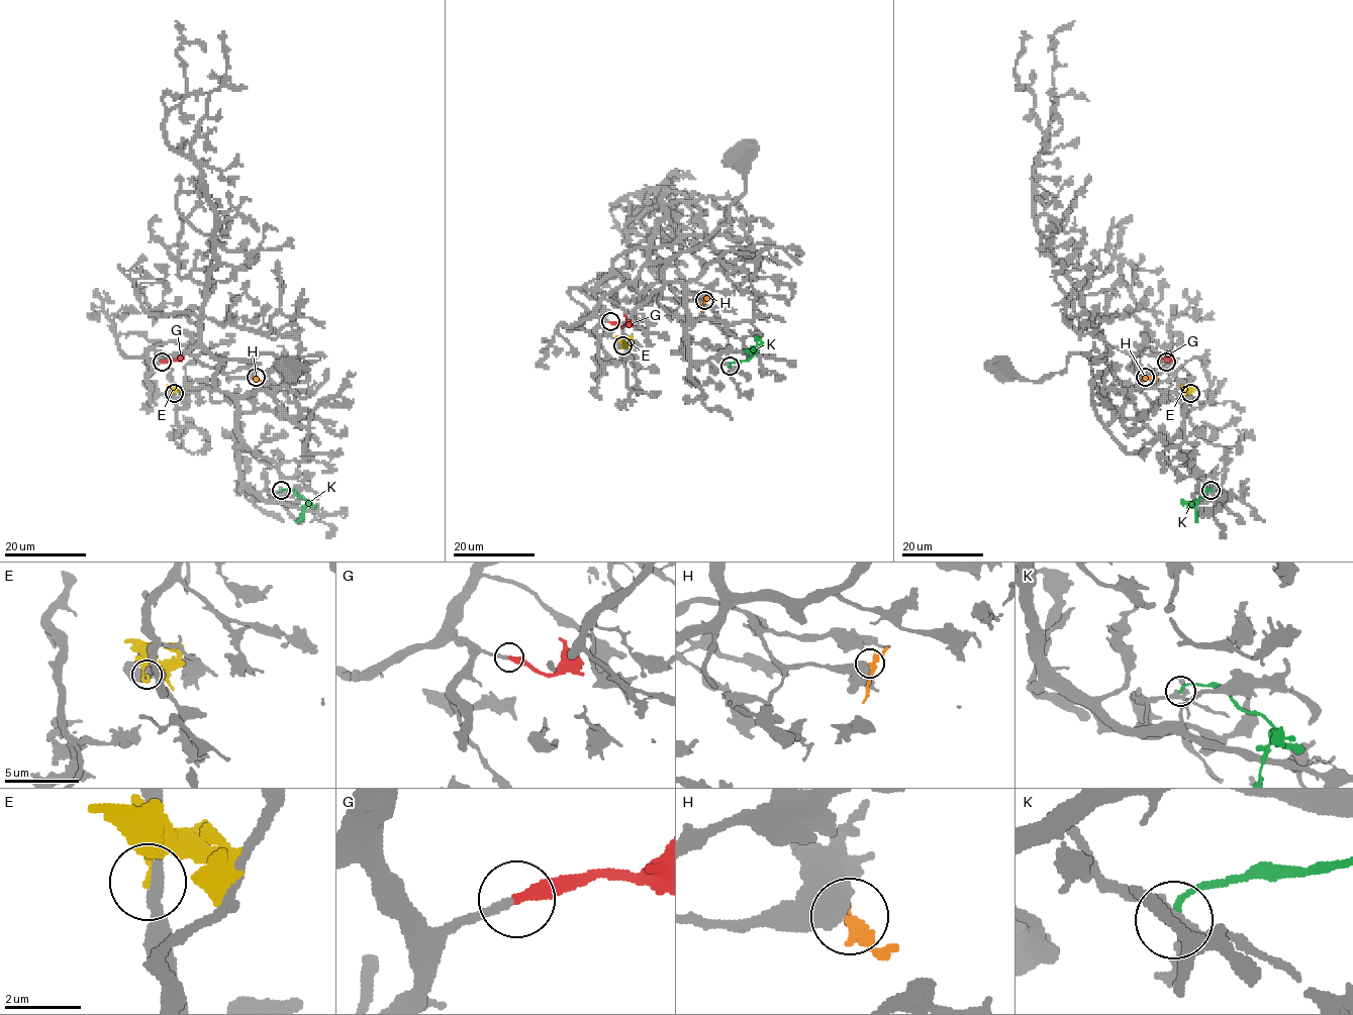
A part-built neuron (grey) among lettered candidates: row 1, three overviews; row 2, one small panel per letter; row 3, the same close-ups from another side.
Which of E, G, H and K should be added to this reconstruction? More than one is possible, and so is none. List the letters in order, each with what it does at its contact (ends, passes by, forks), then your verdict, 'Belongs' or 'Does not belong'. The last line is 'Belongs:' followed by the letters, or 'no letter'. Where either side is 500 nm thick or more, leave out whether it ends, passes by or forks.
E: It ends there. Does not belong
G: It ends there. Belongs
H: Does not belong
K: It ends there. Does not belong
Belongs: G

